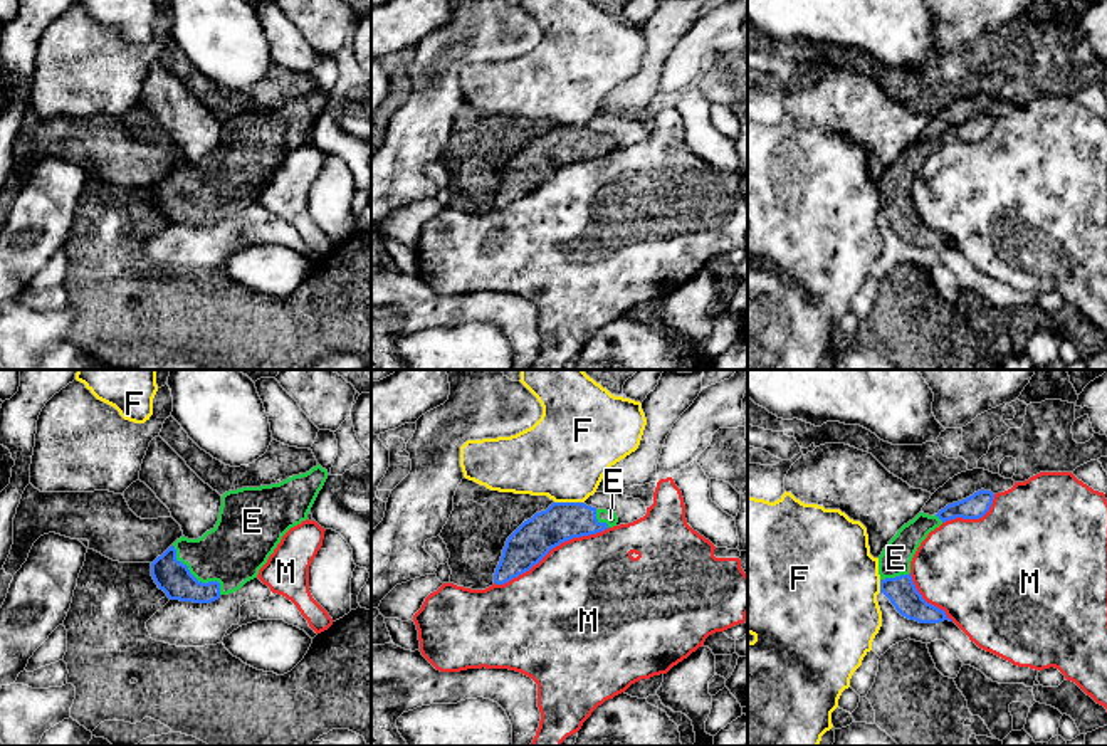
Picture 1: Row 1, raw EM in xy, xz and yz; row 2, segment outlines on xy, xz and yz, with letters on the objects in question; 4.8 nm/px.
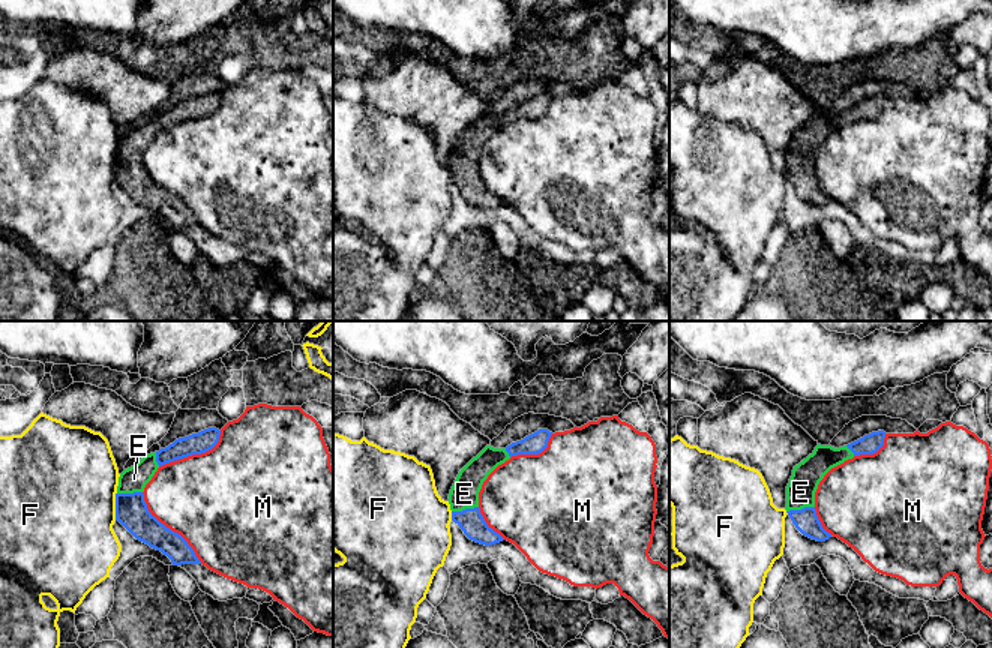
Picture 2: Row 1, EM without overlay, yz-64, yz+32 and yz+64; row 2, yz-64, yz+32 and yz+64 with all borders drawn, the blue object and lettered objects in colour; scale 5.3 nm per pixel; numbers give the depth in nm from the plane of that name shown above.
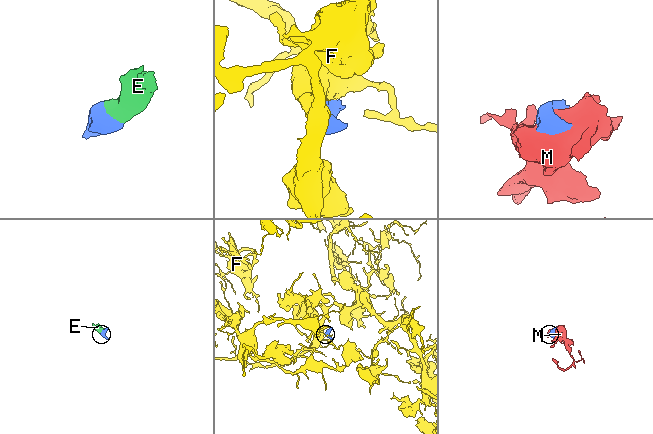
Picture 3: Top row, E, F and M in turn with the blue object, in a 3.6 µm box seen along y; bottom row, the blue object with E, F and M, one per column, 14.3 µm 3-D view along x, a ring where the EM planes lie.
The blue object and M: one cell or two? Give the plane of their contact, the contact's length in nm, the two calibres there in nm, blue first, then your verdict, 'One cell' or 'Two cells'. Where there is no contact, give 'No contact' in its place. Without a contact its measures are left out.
Touches blue in xz. Shared border 600 nm. Thickness 190 nm (blue) against 480 nm. Two cells

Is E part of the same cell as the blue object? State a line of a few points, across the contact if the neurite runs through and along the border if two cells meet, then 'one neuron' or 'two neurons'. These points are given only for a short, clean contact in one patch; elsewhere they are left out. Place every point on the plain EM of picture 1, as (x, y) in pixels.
one neuron

